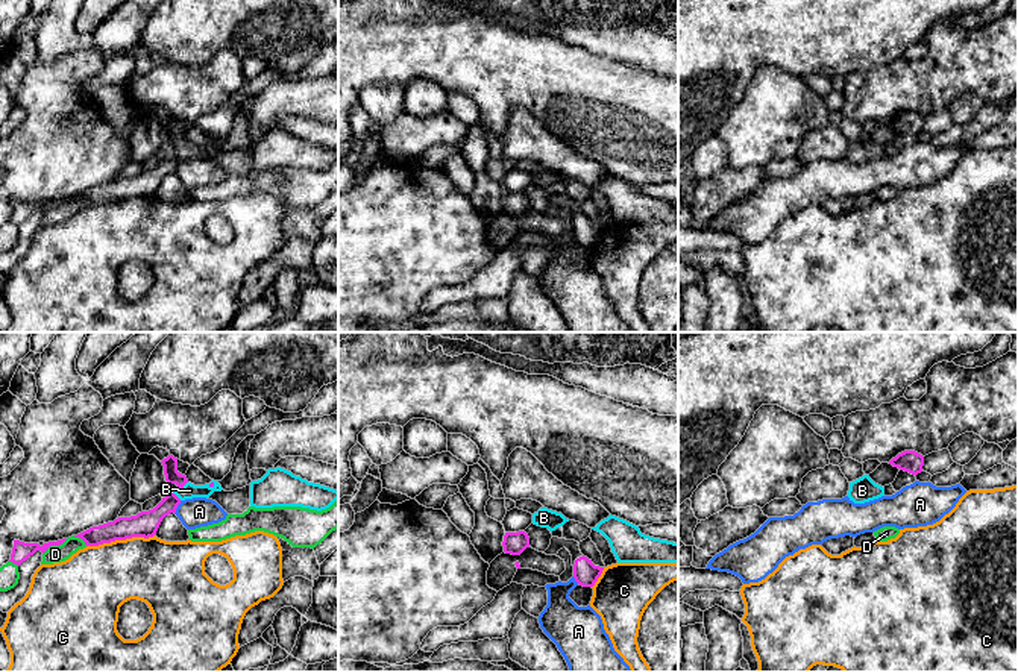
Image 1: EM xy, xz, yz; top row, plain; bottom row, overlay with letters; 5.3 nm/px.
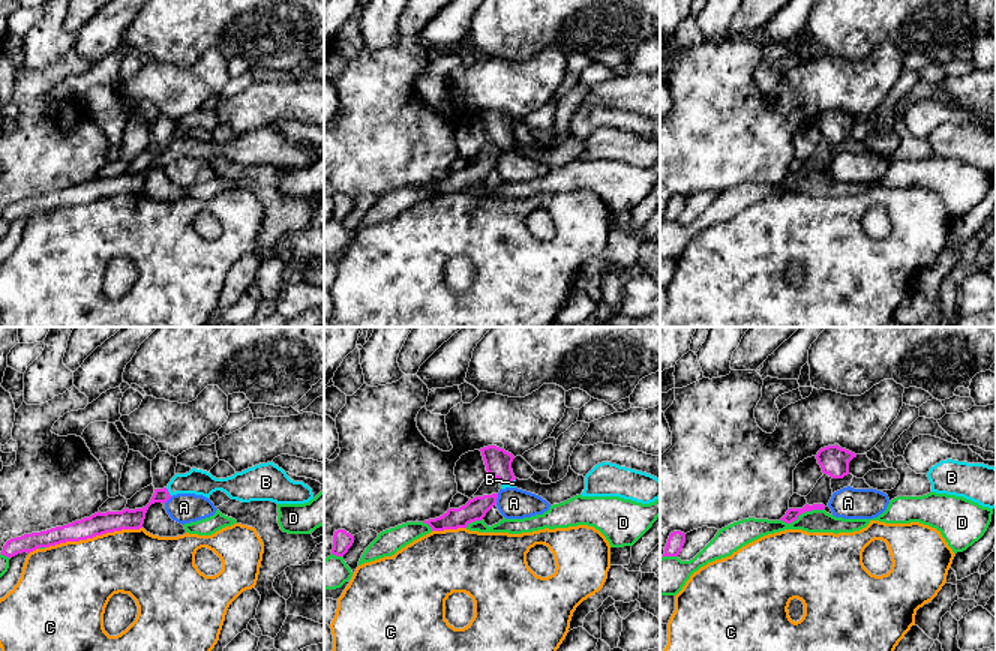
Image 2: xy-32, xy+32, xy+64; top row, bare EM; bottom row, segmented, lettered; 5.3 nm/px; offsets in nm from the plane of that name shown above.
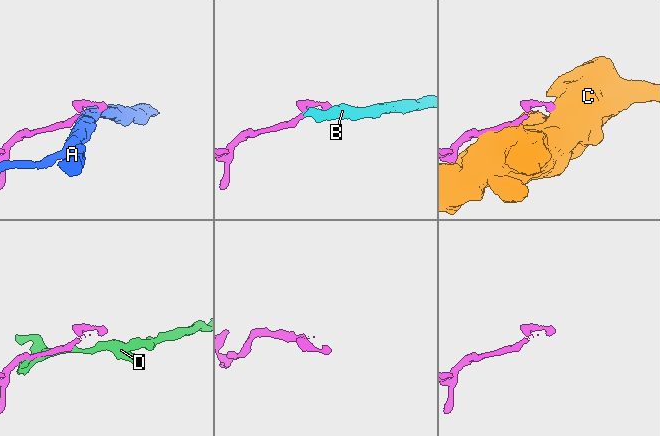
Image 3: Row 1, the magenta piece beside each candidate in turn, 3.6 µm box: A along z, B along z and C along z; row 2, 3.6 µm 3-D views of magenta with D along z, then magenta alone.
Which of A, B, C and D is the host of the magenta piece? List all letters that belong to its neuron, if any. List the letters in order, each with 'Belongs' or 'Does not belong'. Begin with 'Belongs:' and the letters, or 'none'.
Belongs: B
A: Does not belong
B: Belongs
C: Does not belong
D: Does not belong

